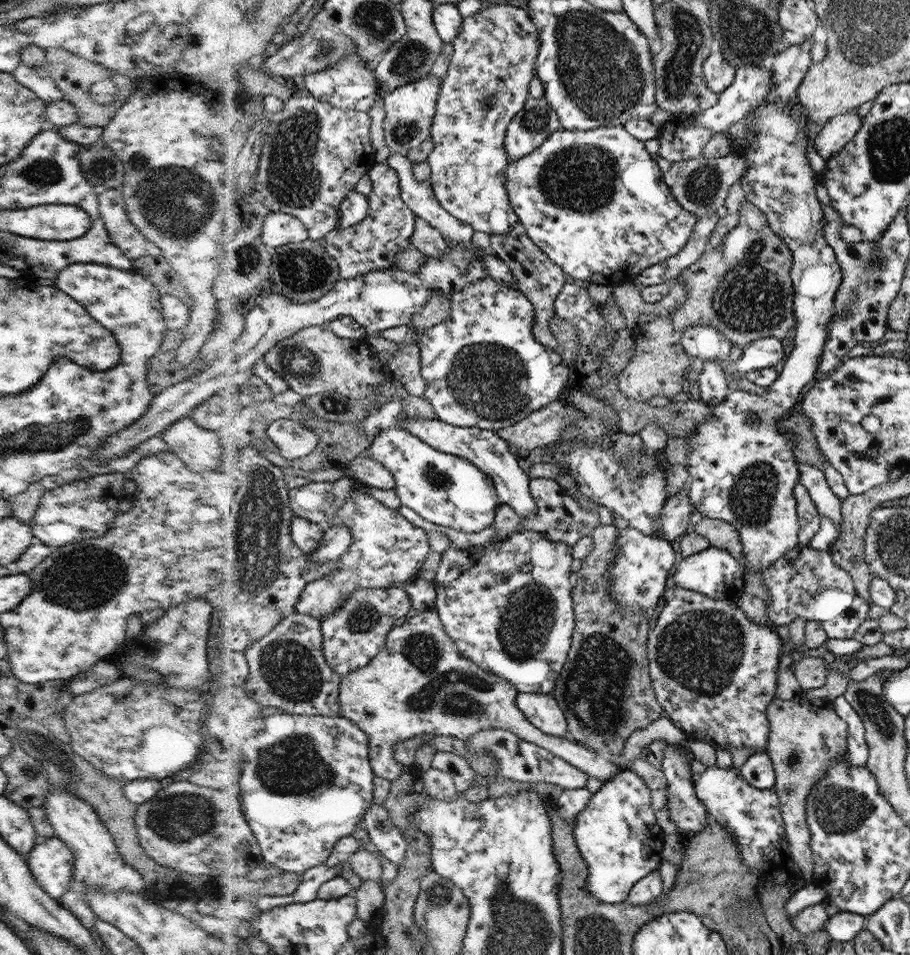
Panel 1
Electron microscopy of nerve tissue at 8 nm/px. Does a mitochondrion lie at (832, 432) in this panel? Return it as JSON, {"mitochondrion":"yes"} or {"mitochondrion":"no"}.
{"mitochondrion":"no"}

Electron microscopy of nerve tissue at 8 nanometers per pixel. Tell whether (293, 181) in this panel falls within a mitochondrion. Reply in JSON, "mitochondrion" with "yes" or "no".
{"mitochondrion":"yes"}

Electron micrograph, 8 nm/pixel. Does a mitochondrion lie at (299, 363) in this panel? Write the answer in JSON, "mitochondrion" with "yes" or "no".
{"mitochondrion":"yes"}

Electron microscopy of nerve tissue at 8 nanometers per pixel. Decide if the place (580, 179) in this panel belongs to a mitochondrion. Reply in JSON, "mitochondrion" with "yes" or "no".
{"mitochondrion":"yes"}

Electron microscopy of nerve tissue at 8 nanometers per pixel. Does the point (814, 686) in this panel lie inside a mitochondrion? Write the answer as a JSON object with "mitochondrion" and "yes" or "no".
{"mitochondrion":"no"}

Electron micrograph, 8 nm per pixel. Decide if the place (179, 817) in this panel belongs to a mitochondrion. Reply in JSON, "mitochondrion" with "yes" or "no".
{"mitochondrion":"yes"}

